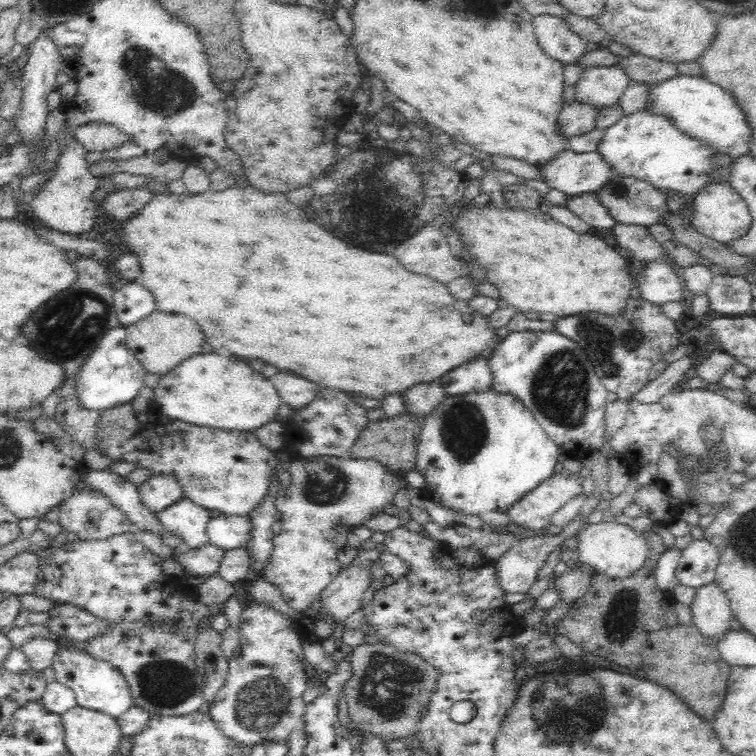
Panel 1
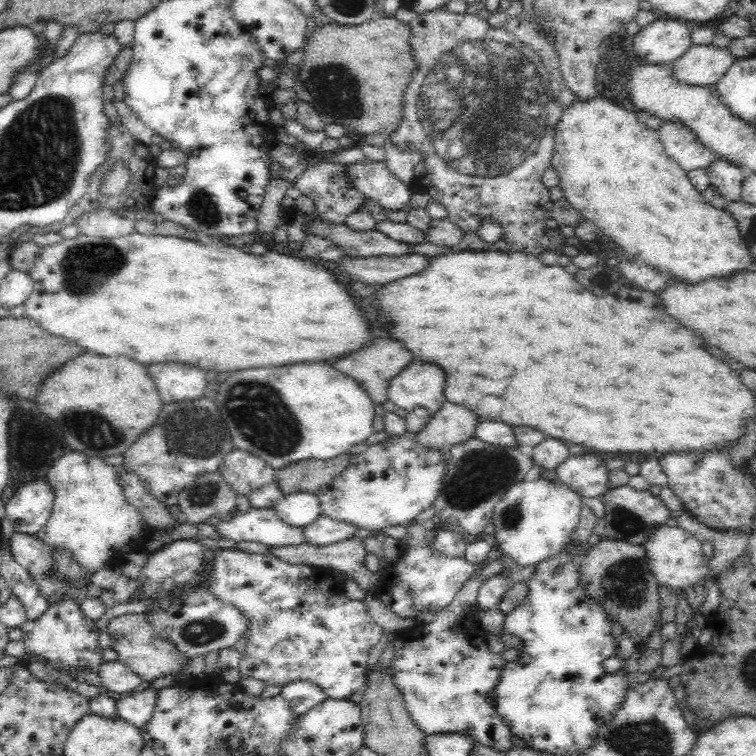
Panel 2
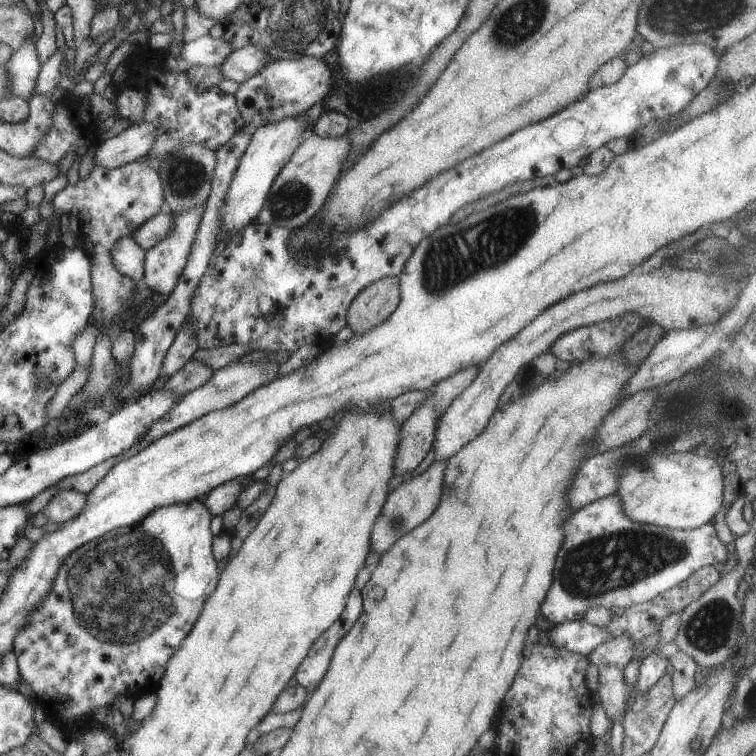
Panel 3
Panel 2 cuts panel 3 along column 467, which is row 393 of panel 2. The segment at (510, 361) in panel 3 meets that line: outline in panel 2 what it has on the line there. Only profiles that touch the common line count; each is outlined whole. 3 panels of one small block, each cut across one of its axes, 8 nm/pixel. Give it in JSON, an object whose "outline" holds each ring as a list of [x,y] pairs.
{"outline":[[[410,364],[402,372],[398,372],[394,379],[388,382],[386,388],[386,399],[395,407],[405,410],[406,431],[417,433],[423,430],[428,420],[442,408],[444,396],[442,396],[442,370],[434,368],[430,364]]]}

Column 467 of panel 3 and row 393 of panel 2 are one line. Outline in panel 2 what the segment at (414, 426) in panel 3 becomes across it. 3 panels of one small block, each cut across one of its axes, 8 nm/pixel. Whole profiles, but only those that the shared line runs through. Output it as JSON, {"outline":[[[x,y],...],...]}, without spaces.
{"outline":[[[372,338],[368,344],[364,344],[362,348],[348,352],[346,356],[338,356],[334,360],[328,360],[332,368],[336,368],[338,372],[352,377],[358,385],[366,392],[372,403],[382,404],[386,402],[386,388],[388,382],[394,379],[394,376],[406,366],[410,364],[410,352],[406,352],[402,348],[402,344],[388,340],[388,338]]]}

